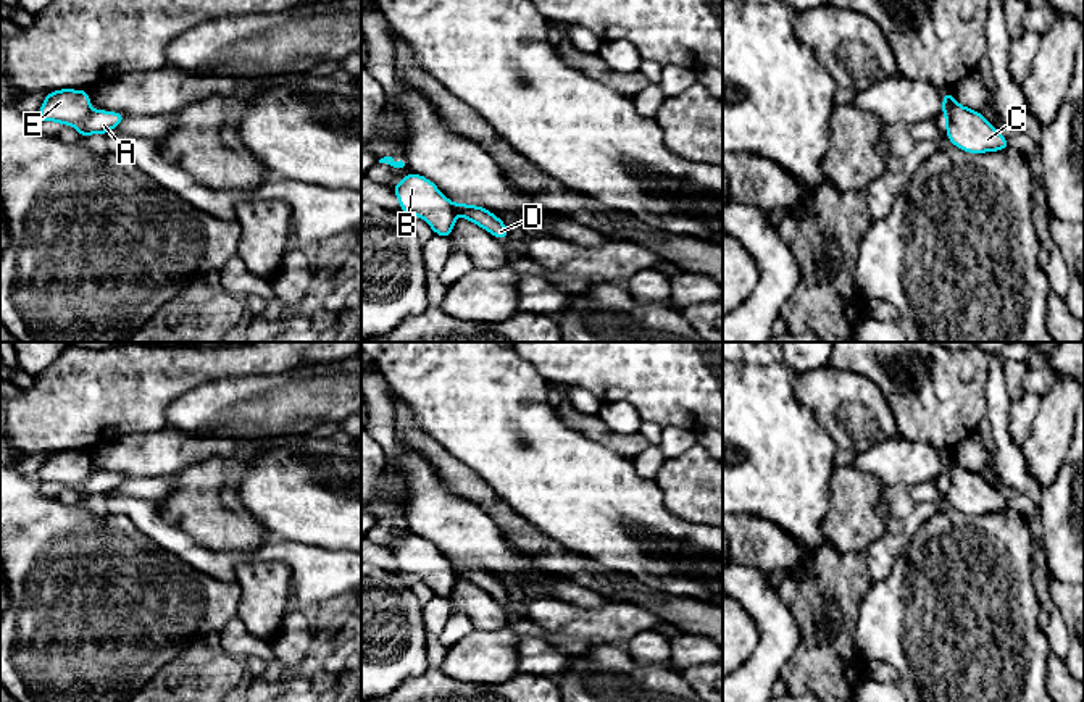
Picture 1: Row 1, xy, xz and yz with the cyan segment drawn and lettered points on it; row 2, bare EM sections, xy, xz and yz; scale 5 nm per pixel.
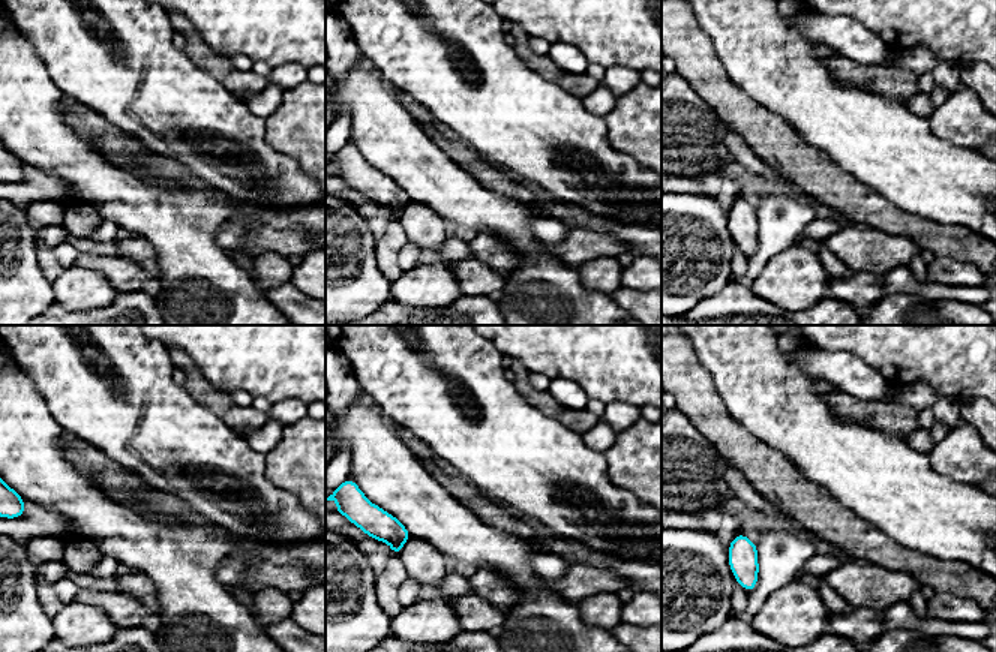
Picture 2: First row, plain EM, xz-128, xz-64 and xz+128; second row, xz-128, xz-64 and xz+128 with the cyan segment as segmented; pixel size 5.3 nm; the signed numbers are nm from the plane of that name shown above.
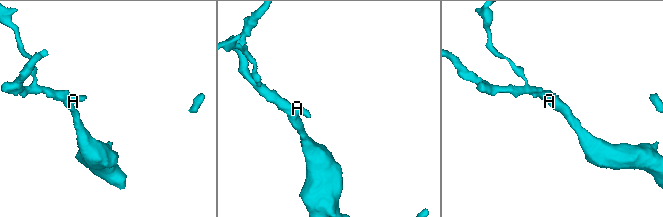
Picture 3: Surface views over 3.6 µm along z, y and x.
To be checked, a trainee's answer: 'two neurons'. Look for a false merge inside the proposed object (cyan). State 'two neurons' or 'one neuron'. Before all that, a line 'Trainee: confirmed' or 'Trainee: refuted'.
Trainee: refuted
one neuron

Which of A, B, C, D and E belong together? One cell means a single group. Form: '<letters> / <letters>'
A B C D E

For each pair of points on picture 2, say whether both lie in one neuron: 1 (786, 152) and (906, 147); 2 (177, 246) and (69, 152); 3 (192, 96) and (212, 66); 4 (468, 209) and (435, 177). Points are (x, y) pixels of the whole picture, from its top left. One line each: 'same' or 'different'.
1: different
2: same
3: different
4: same

